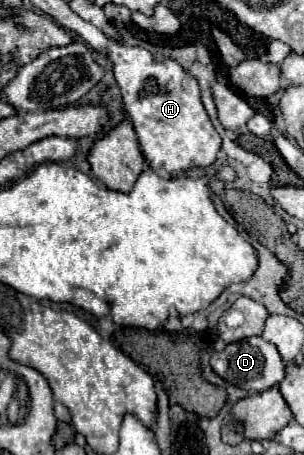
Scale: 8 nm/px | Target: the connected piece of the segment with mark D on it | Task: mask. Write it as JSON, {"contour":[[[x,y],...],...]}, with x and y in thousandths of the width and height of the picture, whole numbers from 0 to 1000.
{"contour":[[[826,738],[793,752],[766,752],[734,774],[707,774],[694,782],[694,804],[734,835],[747,835],[766,848],[786,848],[826,866],[872,862],[878,853],[918,844],[938,826],[938,800],[931,800],[918,774],[905,769],[905,760],[891,752],[865,747],[859,738]]]}

